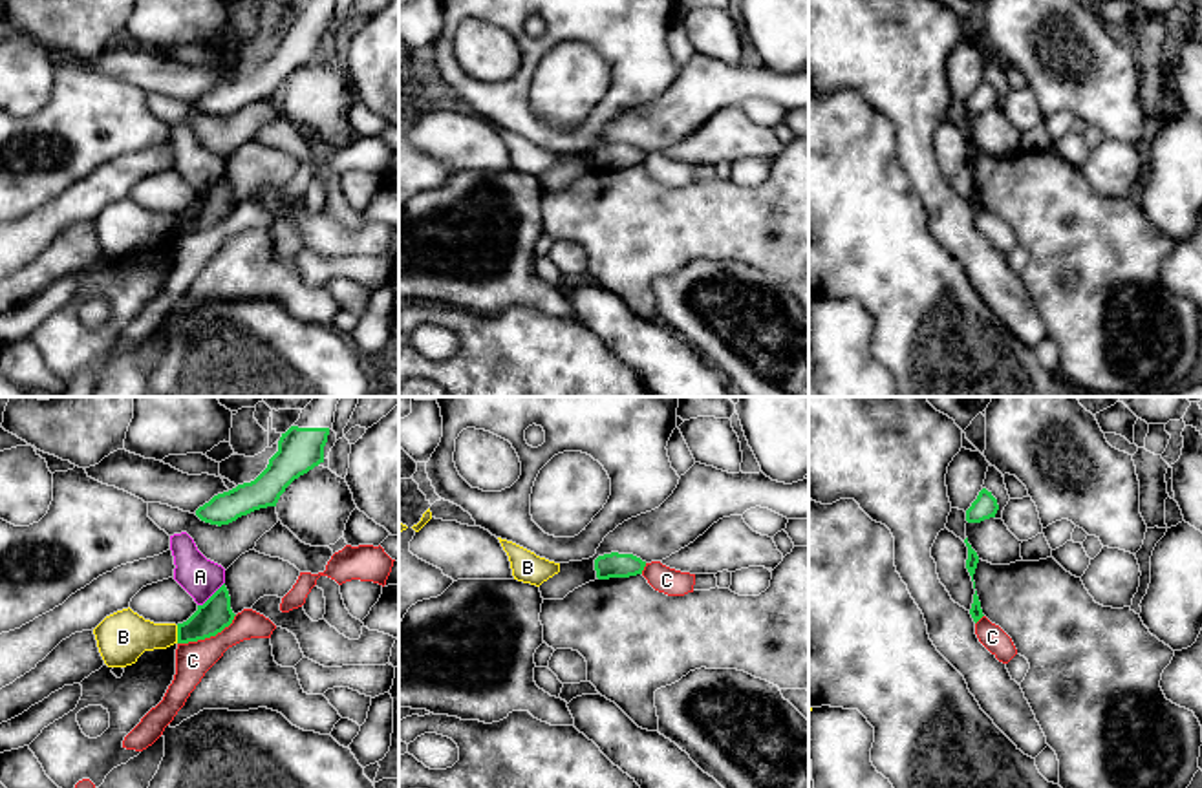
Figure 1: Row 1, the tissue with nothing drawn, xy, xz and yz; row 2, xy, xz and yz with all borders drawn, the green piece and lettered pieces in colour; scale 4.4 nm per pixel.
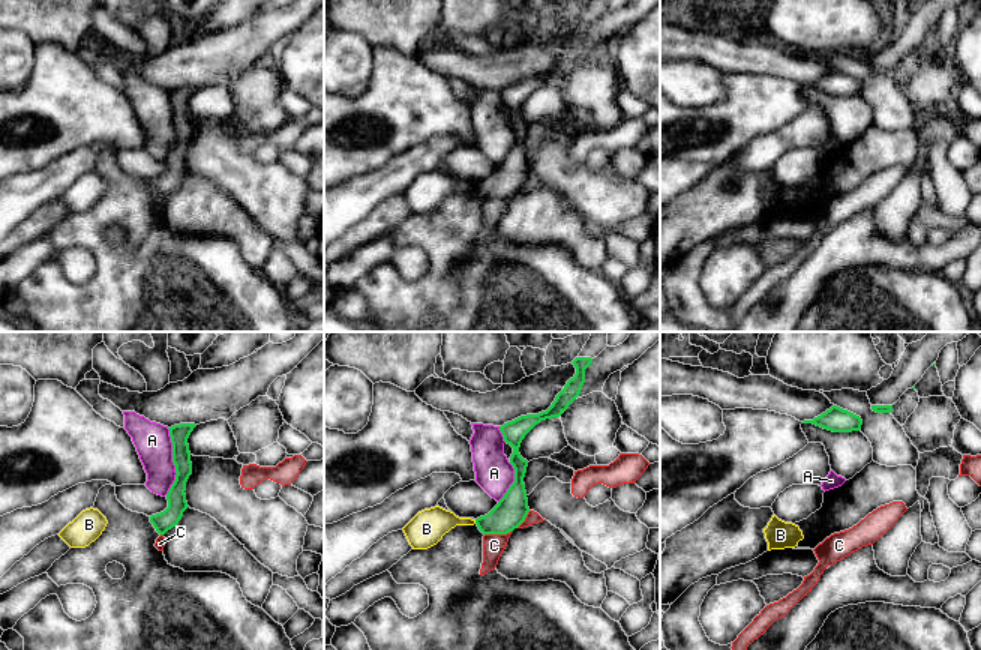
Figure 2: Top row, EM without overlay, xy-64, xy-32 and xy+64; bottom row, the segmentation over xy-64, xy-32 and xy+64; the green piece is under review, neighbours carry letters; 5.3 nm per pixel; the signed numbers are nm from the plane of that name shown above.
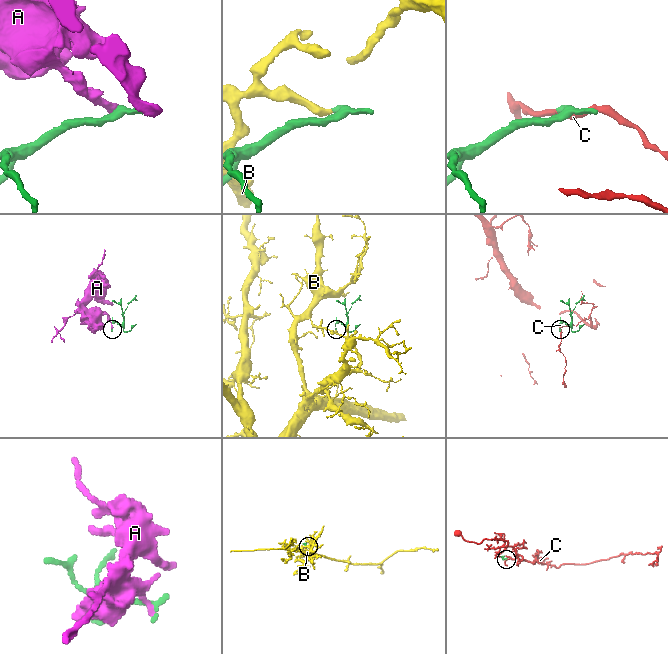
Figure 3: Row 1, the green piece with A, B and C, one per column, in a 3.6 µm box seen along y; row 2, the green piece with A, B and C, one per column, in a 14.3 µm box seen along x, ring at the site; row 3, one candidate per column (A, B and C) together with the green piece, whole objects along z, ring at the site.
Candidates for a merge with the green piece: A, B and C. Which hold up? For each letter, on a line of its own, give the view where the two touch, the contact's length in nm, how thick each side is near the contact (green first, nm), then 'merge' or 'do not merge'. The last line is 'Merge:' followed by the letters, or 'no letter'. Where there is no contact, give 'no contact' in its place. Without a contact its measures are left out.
A: meets green in xy; contact 160 nm long; 150 nm thick on the green side, 170 nm on the other; do not merge
B: meets green in xy; contact 80 nm long; 150 nm thick on the green side, 220 nm on the other; do not merge
C: meets green in xy; contact 300 nm long; 150 nm thick on the green side, 160 nm on the other; do not merge
Merge: no letter

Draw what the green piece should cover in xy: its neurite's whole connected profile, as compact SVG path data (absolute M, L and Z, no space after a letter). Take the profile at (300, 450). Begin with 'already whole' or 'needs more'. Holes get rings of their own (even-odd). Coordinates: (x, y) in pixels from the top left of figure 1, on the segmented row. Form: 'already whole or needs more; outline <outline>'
needs more; outline M315 397L302 410L300 419L282 433L278 452L269 459L267 468L254 481L214 495L196 510L196 516L221 527L254 510L276 506L295 479L324 463L324 446L340 399Z

